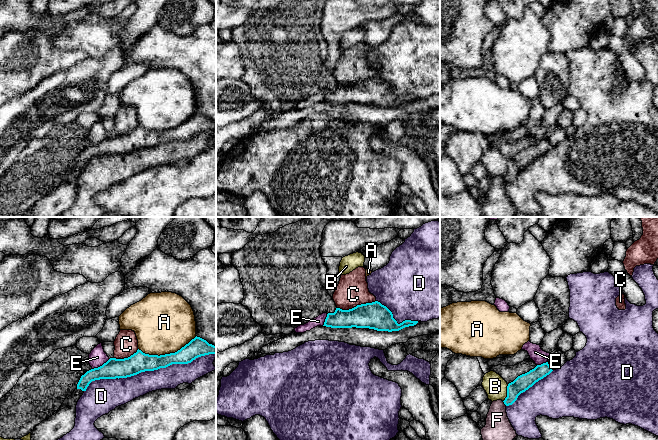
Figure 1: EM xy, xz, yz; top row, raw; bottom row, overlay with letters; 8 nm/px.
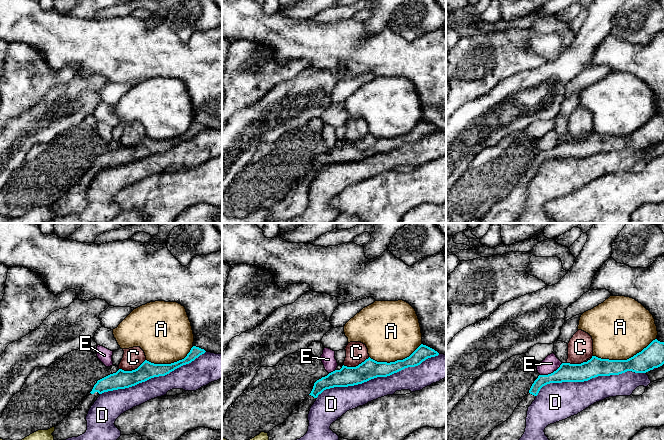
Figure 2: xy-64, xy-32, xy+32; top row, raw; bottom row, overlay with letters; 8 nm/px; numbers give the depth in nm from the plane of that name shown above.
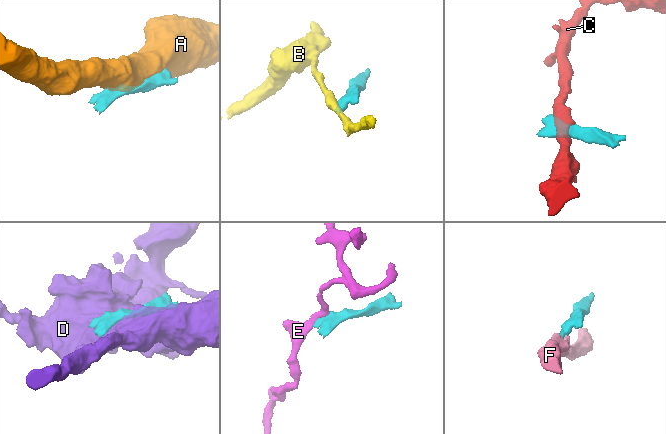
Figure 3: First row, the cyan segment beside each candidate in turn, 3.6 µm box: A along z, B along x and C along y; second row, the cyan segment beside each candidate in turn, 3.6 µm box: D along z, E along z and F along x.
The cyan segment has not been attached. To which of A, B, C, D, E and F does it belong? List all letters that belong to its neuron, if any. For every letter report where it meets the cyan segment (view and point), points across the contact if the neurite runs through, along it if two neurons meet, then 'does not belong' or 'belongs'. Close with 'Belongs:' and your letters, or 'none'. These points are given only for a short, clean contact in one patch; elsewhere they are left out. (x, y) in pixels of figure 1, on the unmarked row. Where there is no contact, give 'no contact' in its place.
A: meets cyan in xy at (167, 130); does not belong
B: meets cyan in yz at (507, 169); border along yz (508, 160), (506, 173), (503, 177); does not belong
C: meets cyan in xz at (357, 81); does not belong
D: meets cyan in xy at (148, 146); does not belong
E: meets cyan in xy at (100, 142); border along xy (109, 135), (92, 145); does not belong
F: meets cyan in yz at (504, 179); border along yz (502, 177), (506, 181); does not belong
Belongs: none

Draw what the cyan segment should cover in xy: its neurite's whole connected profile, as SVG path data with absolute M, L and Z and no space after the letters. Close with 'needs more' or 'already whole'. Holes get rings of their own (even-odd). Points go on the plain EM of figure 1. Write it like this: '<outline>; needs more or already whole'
M196 112L175 129L158 132L145 130L138 125L128 134L110 134L102 142L81 152L77 164L64 176L57 188L34 204L31 217L57 217L69 209L75 202L77 178L92 157L127 154L141 148L166 144L172 140L188 140L209 130L216 130L216 122Z; needs more

